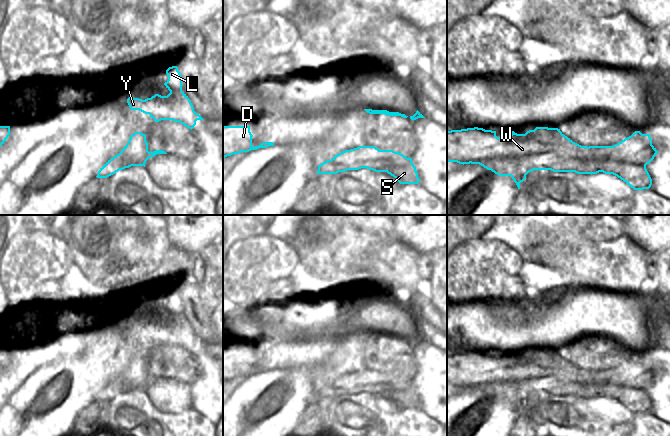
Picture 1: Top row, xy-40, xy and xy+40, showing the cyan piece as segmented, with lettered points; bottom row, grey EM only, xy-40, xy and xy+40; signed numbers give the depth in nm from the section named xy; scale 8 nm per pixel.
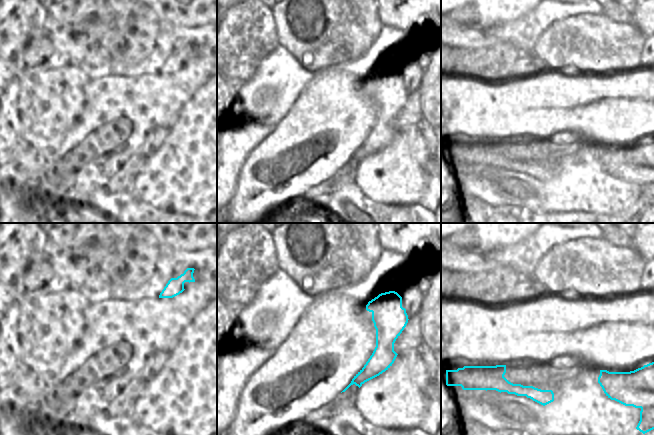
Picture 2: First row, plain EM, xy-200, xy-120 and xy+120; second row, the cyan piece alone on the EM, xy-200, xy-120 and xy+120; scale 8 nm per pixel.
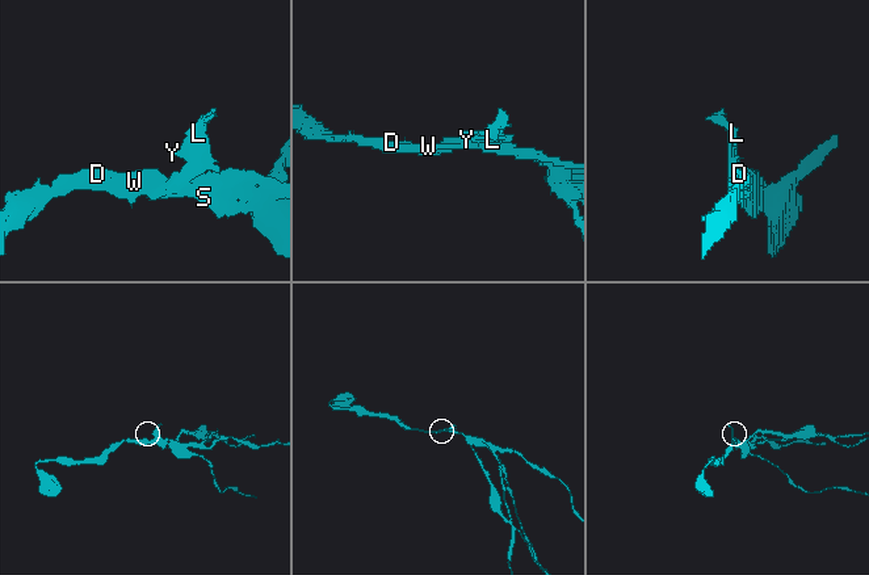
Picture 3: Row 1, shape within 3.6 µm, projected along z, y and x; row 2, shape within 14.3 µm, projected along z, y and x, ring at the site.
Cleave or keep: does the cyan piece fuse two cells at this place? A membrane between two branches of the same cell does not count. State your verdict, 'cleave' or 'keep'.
cleave

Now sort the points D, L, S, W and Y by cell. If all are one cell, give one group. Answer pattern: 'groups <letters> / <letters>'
groups D W / L S Y

